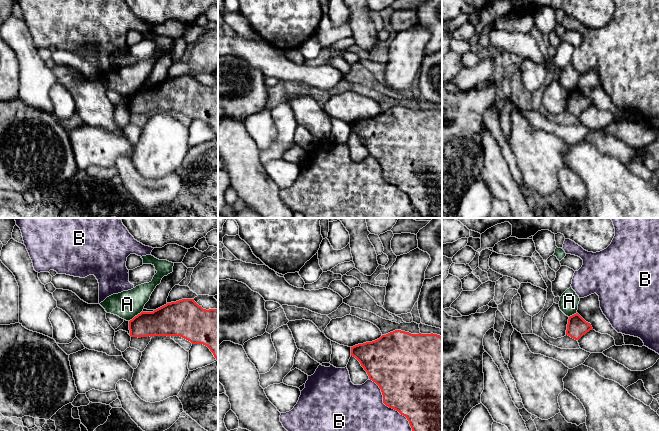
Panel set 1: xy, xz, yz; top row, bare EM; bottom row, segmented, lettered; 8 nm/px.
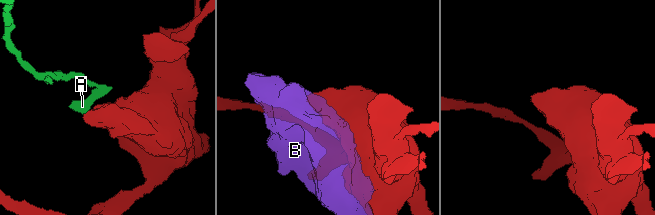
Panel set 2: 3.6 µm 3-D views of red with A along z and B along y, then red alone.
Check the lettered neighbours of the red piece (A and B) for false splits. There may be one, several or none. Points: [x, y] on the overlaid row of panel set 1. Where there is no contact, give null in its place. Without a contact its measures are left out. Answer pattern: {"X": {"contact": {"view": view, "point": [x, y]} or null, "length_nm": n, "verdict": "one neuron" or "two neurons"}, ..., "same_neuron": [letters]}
{"A": {"contact": {"view": "xy", "point": [135, 316]}, "length_nm": 140, "verdict": "two neurons"}, "B": {"contact": {"view": "xz", "point": [388, 406]}, "length_nm": 550, "verdict": "two neurons"}, "same_neuron": []}

